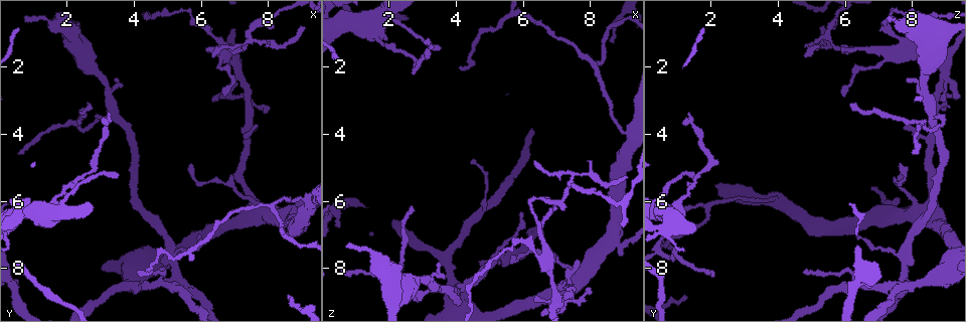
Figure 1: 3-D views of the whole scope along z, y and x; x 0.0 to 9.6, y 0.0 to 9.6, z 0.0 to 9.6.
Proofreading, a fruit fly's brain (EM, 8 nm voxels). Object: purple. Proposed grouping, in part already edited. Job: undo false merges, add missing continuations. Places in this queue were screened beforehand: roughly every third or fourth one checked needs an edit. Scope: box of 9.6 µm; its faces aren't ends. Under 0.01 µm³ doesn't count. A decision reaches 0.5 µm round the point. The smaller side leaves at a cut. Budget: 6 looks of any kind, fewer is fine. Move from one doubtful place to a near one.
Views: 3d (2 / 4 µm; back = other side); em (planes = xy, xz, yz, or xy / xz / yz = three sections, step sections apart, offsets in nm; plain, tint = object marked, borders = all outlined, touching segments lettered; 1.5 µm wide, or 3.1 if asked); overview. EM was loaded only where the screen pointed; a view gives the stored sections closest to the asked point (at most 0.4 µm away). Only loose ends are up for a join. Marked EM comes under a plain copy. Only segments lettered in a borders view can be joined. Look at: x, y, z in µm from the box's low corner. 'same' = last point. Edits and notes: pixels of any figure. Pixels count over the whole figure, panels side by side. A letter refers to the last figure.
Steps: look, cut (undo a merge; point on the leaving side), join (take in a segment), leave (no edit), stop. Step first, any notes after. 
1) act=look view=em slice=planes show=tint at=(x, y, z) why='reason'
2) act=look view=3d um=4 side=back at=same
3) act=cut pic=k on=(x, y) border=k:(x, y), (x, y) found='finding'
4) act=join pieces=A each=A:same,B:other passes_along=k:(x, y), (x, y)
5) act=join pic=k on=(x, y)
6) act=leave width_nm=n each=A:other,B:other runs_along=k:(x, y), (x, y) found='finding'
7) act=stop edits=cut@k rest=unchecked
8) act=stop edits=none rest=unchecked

act=look view=3d um=4 at=(9.20, 5.90, 4.00) why='three-way junction'

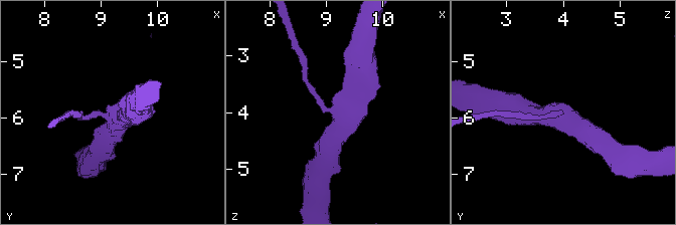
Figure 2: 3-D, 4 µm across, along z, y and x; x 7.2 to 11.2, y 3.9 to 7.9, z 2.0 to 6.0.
act=look view=em slice=planes show=borders at=(9.15, 5.90, 3.95) why='shape alone is not enough'

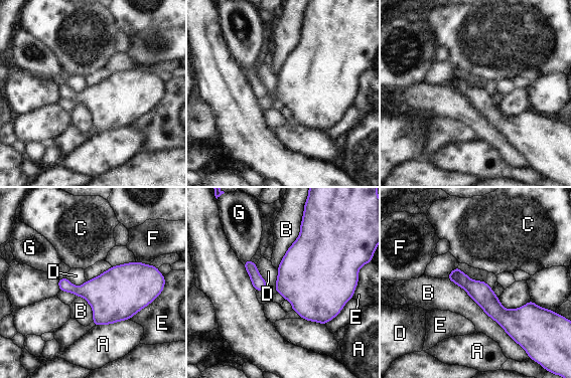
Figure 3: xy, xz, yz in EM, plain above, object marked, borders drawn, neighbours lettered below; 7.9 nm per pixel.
act=leave each=A:other,B:other,C:other,D:other,E:other,F:other,G:other runs_along=3:(450, 276), (500, 314), (532, 307) found='continuous, no second cell'

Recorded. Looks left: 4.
act=look view=em slice=yz step=8 show=borders at=(8.55, 8.80, 1.20) why='thin end'

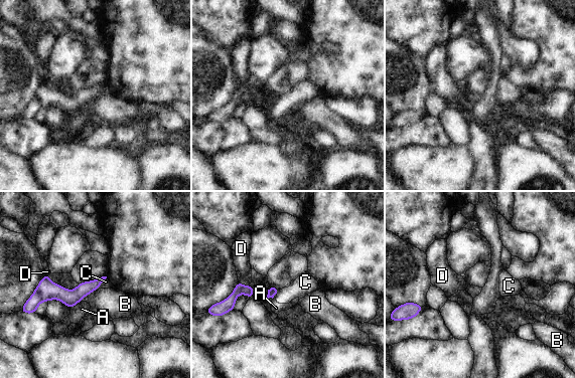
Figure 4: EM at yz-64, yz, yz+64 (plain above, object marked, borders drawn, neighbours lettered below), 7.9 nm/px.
act=leave each=A:other,B:other,C:other,D:other runs_along=4:(99, 280), (78, 294), (40, 288) found='none of them fits'

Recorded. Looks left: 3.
act=look view=em slice=planes show=tint at=(2.70, 3.15, 6.10) why='thin end'

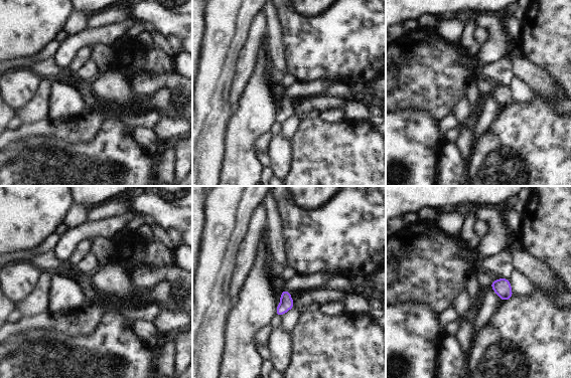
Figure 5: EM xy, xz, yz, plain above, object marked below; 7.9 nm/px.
act=look view=em slice=planes show=borders at=same

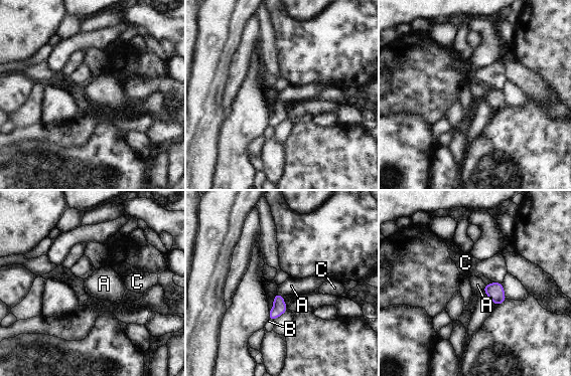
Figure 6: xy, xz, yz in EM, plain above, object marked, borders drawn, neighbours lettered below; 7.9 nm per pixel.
act=join pieces=A each=A:same,B:other,C:other passes_along=6:(494, 291), (484, 288), (477, 285) found='the cell continues'

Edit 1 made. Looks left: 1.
act=stop edits=join@6 rest=unchecked

